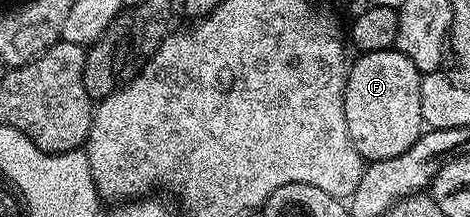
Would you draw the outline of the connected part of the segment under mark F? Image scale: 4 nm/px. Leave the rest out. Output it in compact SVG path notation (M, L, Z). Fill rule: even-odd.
M397 50L389 52L364 52L358 57L359 61L350 65L345 86L345 122L349 126L349 138L361 154L364 161L397 158L413 146L425 131L421 118L421 74L405 54Z

